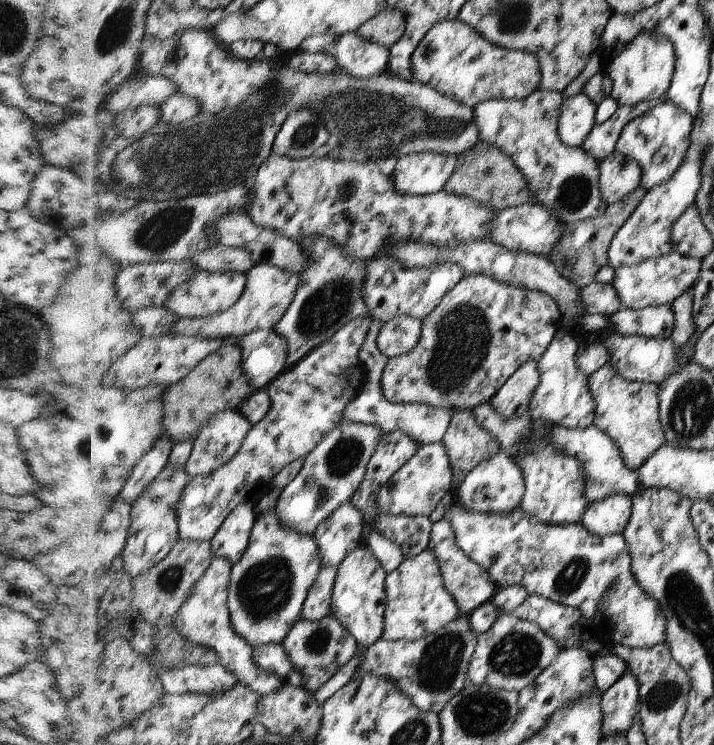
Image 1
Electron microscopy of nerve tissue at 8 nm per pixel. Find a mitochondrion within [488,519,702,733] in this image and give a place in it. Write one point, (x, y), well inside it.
(660, 699)

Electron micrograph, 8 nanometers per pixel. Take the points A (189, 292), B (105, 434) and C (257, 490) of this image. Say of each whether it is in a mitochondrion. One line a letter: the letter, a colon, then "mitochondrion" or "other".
A: mitochondrion
B: mitochondrion
C: other

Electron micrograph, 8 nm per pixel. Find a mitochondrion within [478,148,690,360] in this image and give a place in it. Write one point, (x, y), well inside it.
(575, 193)

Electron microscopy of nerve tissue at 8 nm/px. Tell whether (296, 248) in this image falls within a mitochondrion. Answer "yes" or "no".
no

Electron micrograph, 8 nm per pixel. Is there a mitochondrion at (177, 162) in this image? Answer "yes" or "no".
yes

